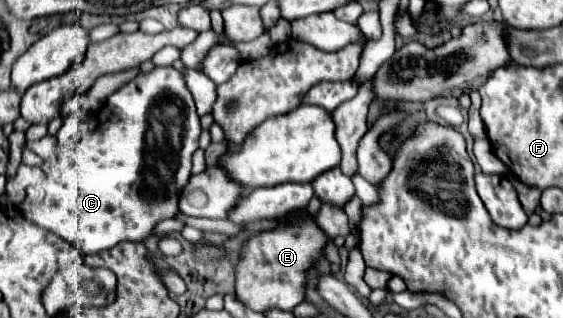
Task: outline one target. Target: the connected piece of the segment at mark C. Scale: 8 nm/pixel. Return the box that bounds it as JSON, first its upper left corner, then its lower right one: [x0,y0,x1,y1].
[26,66,200,254]

